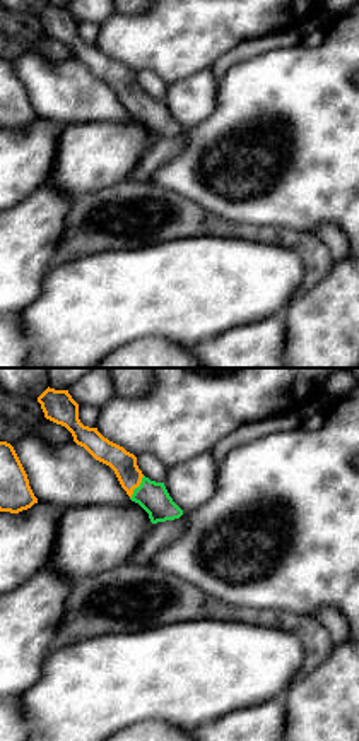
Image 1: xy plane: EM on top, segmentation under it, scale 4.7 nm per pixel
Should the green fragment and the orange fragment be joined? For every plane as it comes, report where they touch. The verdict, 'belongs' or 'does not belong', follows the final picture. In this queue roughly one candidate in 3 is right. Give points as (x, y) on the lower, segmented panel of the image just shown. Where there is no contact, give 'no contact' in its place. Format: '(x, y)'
(135, 488)

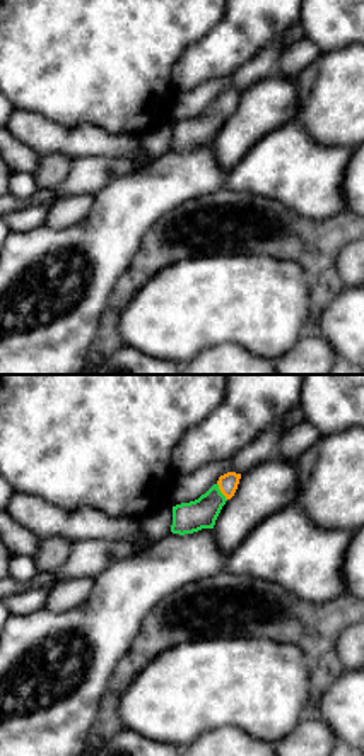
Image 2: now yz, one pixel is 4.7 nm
(219, 491)

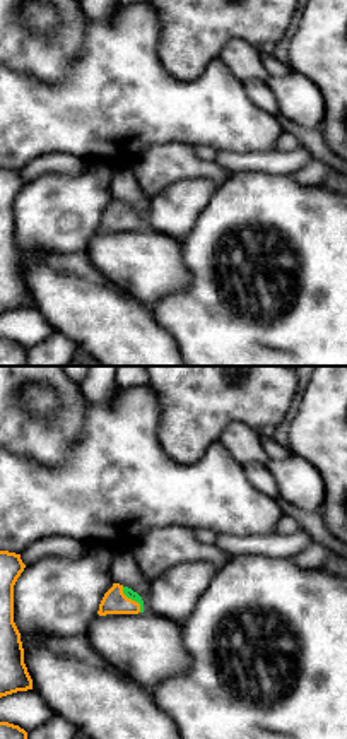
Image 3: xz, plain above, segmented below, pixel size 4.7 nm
(132, 599)

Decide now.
belongs

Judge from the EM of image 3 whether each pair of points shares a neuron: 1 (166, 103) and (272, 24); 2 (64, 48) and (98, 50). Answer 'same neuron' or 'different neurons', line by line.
1: different neurons
2: different neurons

